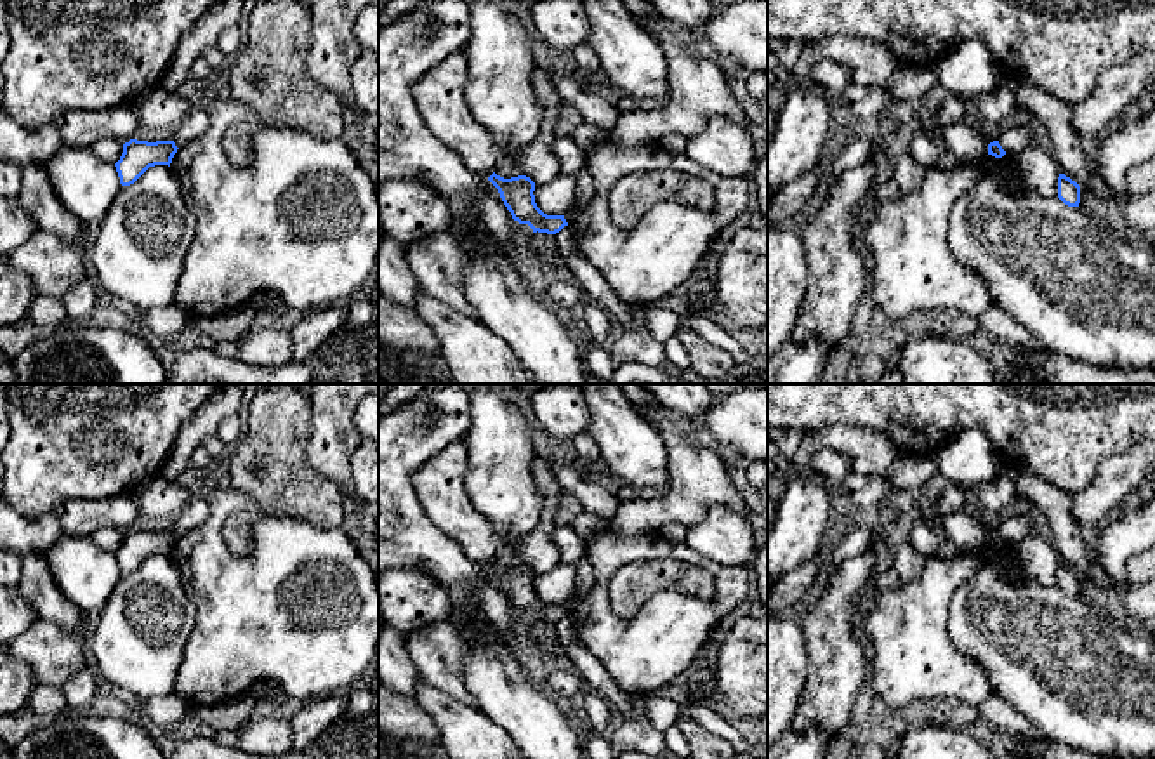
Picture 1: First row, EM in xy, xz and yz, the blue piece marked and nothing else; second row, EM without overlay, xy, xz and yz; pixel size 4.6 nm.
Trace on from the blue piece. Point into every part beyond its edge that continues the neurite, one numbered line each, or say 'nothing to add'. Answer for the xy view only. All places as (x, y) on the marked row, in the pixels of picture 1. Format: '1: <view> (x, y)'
nothing to add

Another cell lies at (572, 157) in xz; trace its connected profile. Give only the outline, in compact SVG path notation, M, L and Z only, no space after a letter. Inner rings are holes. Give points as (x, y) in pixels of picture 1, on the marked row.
M556 135L551 144L552 153L561 162L561 172L571 174L577 177L575 184L575 203L564 214L566 222L570 224L575 215L587 205L594 195L594 181L585 170L585 151L568 135Z

